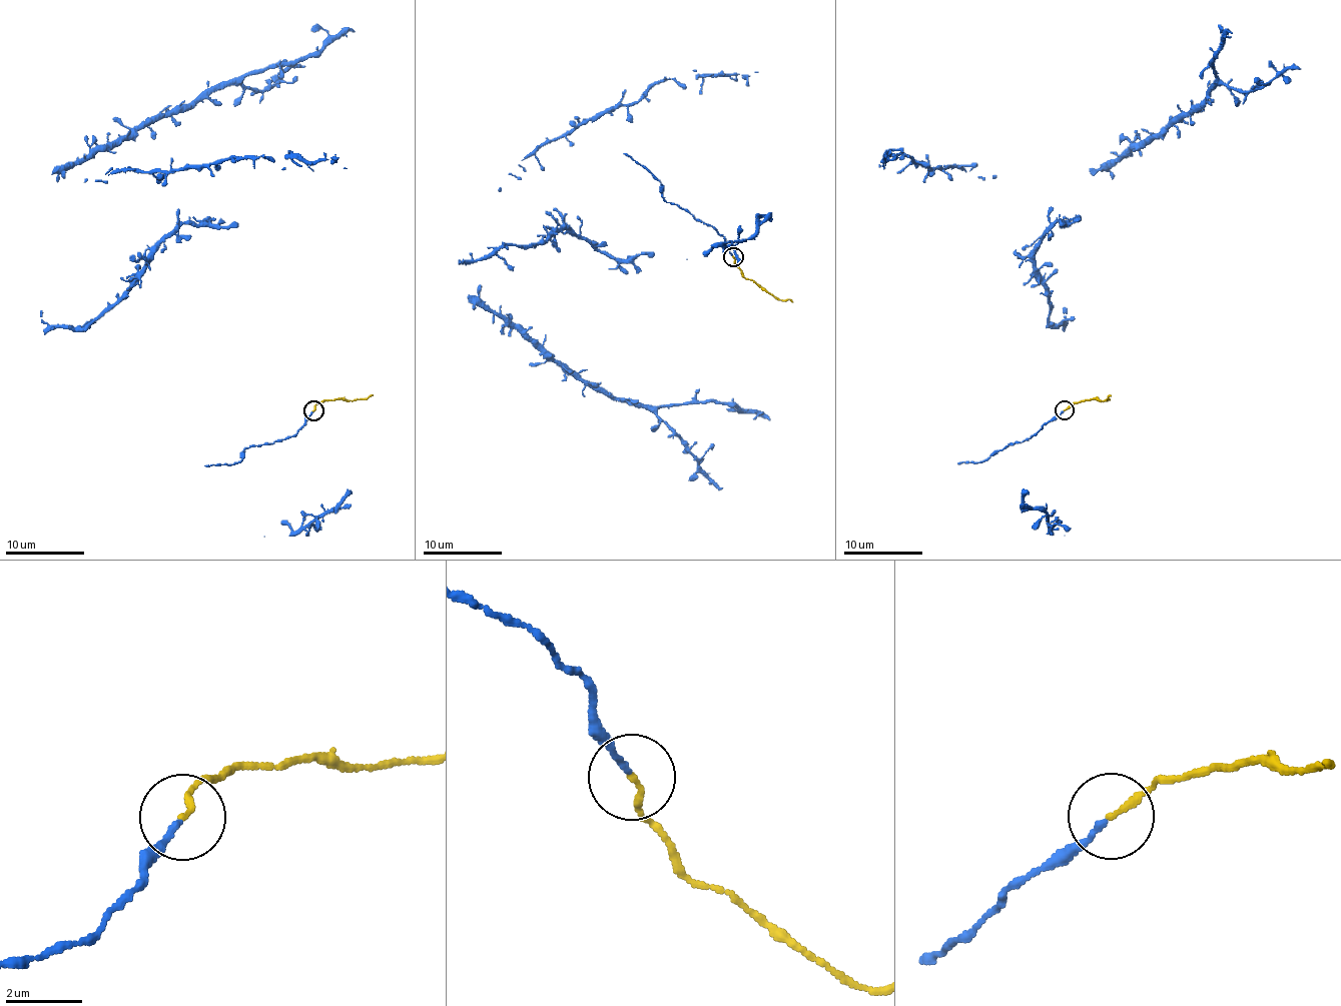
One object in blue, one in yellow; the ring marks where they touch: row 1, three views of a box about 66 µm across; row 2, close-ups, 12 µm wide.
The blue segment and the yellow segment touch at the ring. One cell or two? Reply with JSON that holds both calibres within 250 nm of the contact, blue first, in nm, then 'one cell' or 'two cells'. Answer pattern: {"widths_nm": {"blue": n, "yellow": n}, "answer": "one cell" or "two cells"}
{"widths_nm": {"blue": 140, "yellow": 160}, "answer": "one cell"}

